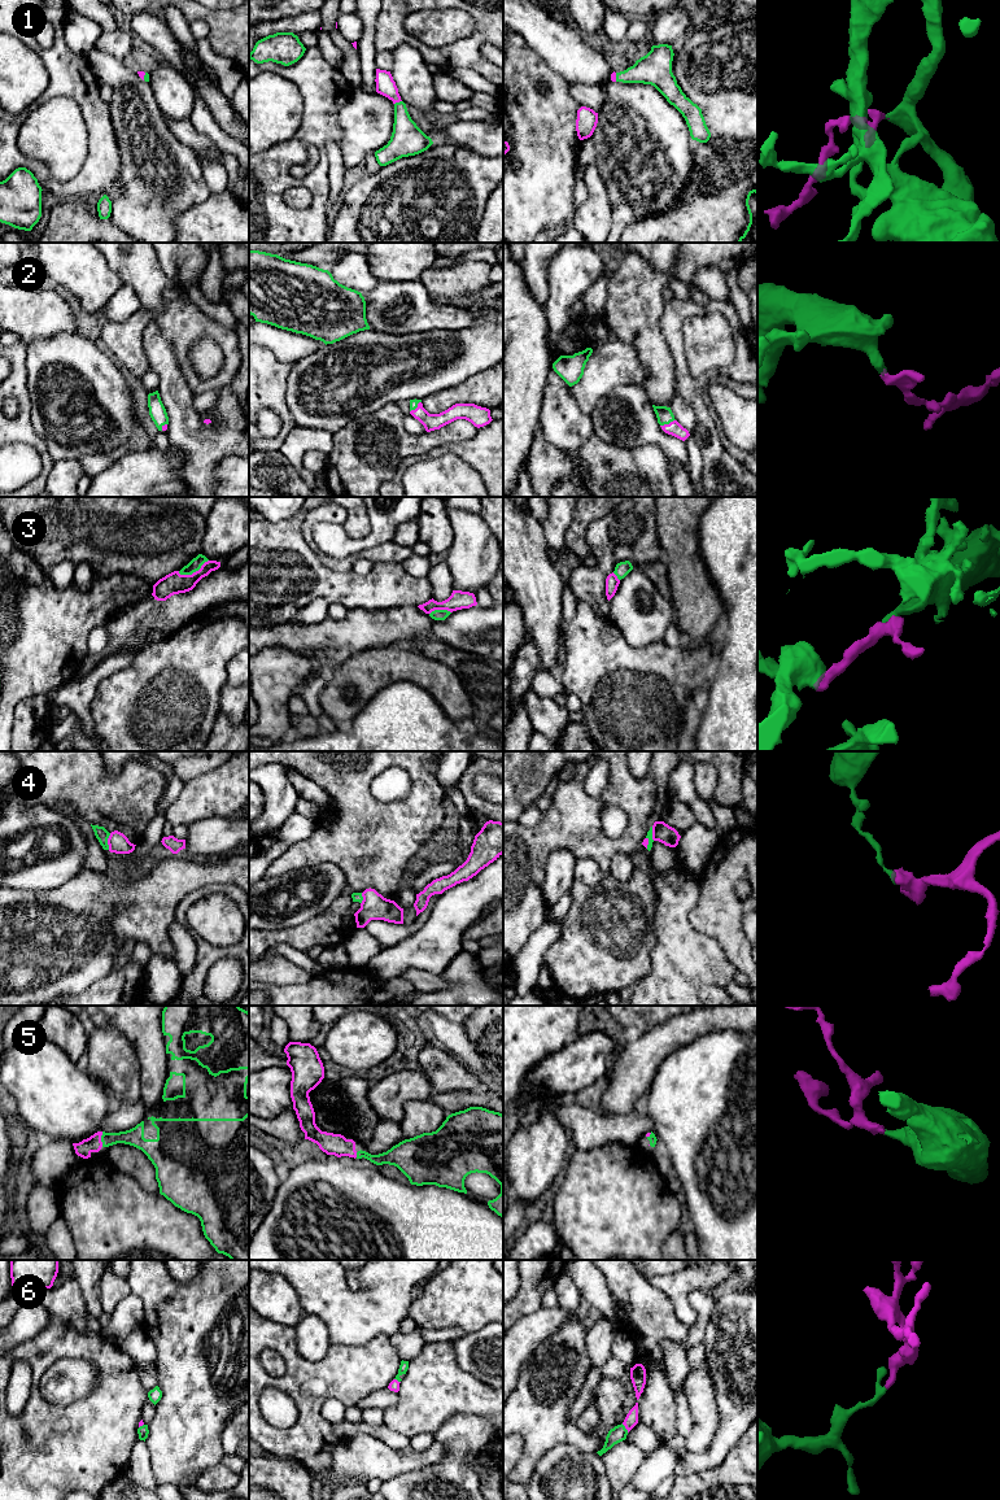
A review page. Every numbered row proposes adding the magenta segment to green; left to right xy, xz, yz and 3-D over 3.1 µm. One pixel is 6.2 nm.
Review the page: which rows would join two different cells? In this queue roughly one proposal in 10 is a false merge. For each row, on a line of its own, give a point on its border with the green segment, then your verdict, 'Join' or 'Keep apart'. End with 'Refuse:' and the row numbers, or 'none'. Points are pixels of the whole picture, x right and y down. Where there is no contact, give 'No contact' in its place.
1: Touches green at xz (397, 103). Join
2: Touches green at yz (667, 423). Join
3: Touches green at xy (192, 572). Join
4: Touches green at xy (107, 841). Keep apart
5: Touches green at xy (101, 1139). Join
6: Touches green at yz (624, 1427). Join
Refuse: 4

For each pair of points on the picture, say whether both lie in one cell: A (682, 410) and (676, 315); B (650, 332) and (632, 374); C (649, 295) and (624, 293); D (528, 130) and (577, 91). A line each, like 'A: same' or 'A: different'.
A: different
B: different
C: same
D: different

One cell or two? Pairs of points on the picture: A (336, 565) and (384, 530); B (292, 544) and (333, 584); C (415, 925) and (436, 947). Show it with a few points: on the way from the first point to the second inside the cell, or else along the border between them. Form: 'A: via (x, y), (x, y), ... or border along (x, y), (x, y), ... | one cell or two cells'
A: border along (378, 545), (341, 558), (330, 557), (319, 549) | two cells
B: via (302, 554), (323, 575) | one cell
C: border along (435, 903), (427, 920), (411, 934), (393, 945) | two cells

